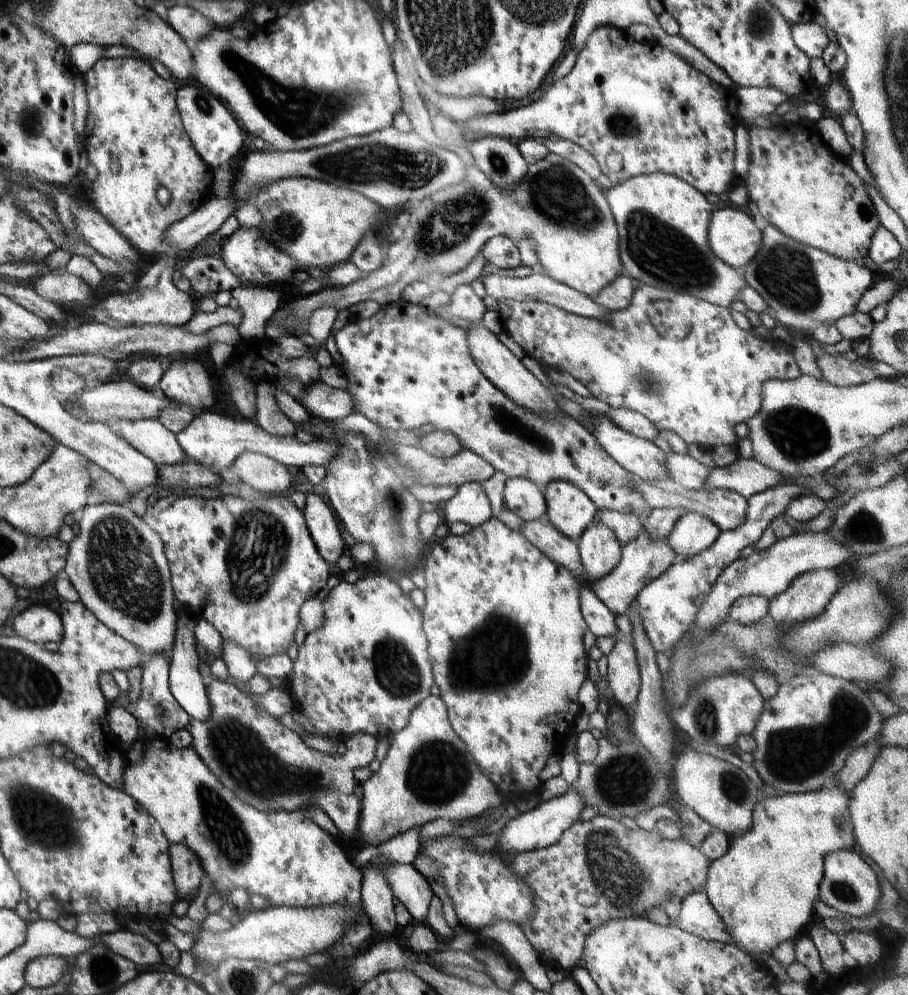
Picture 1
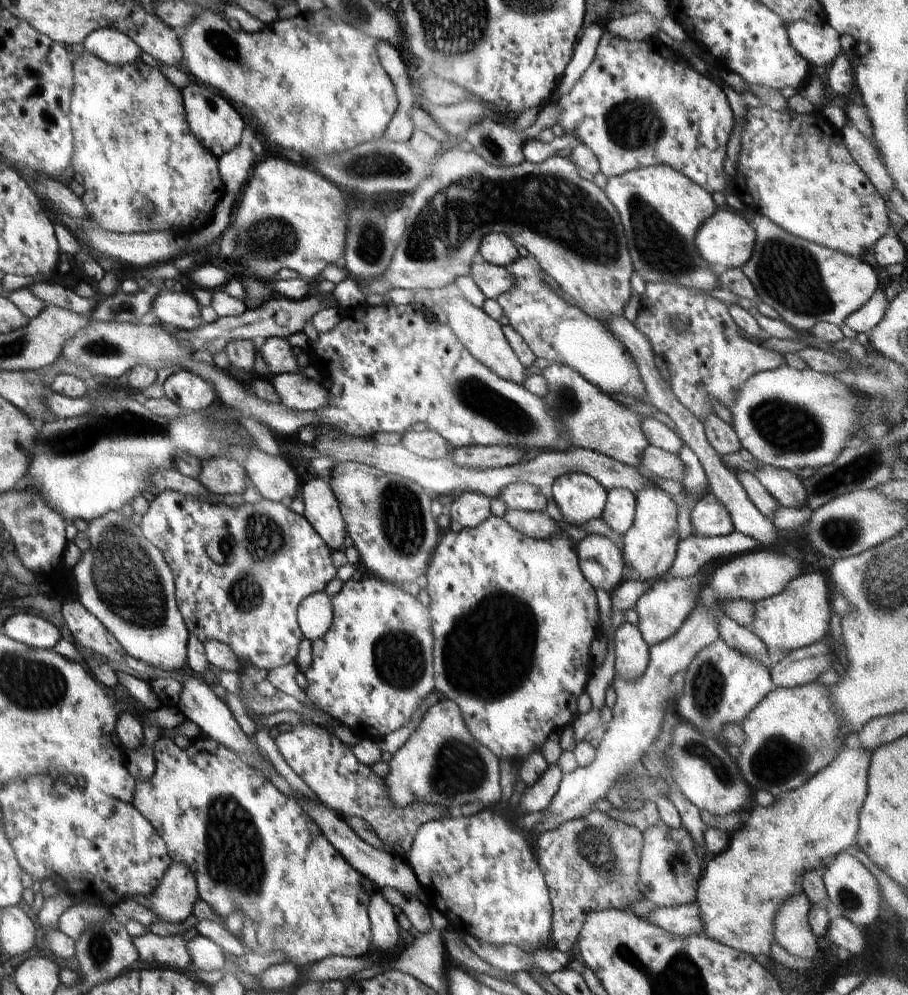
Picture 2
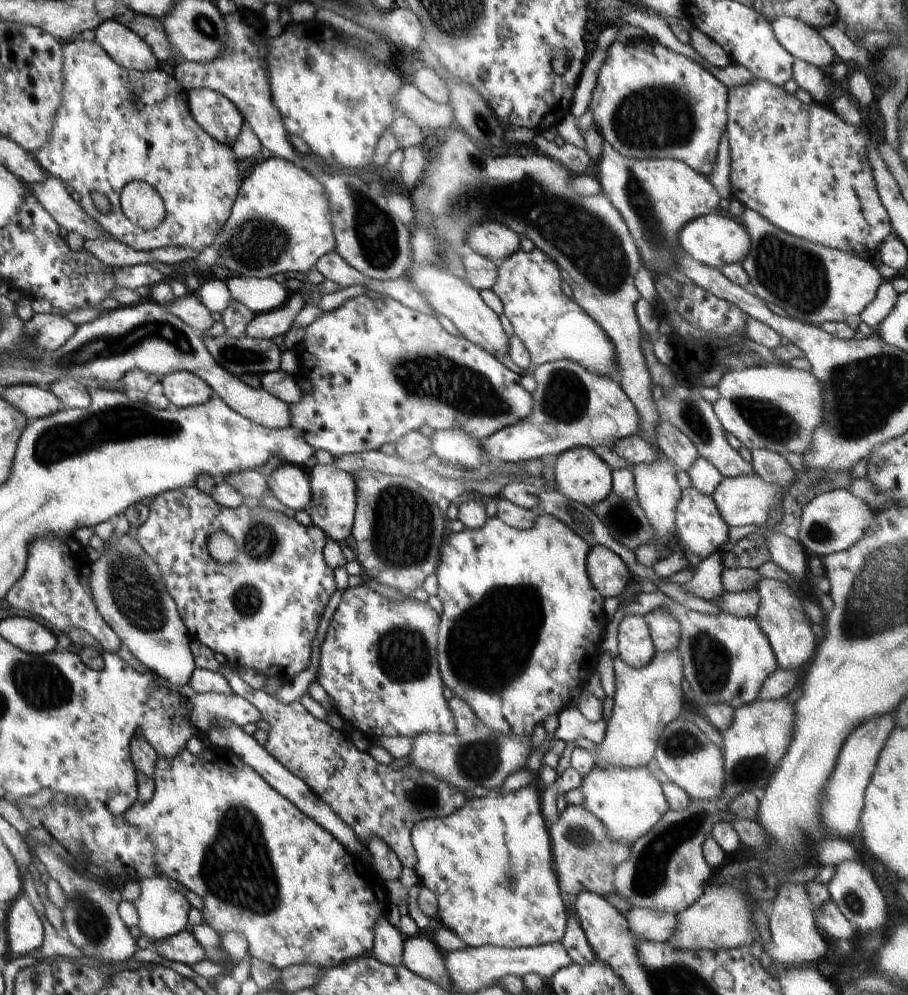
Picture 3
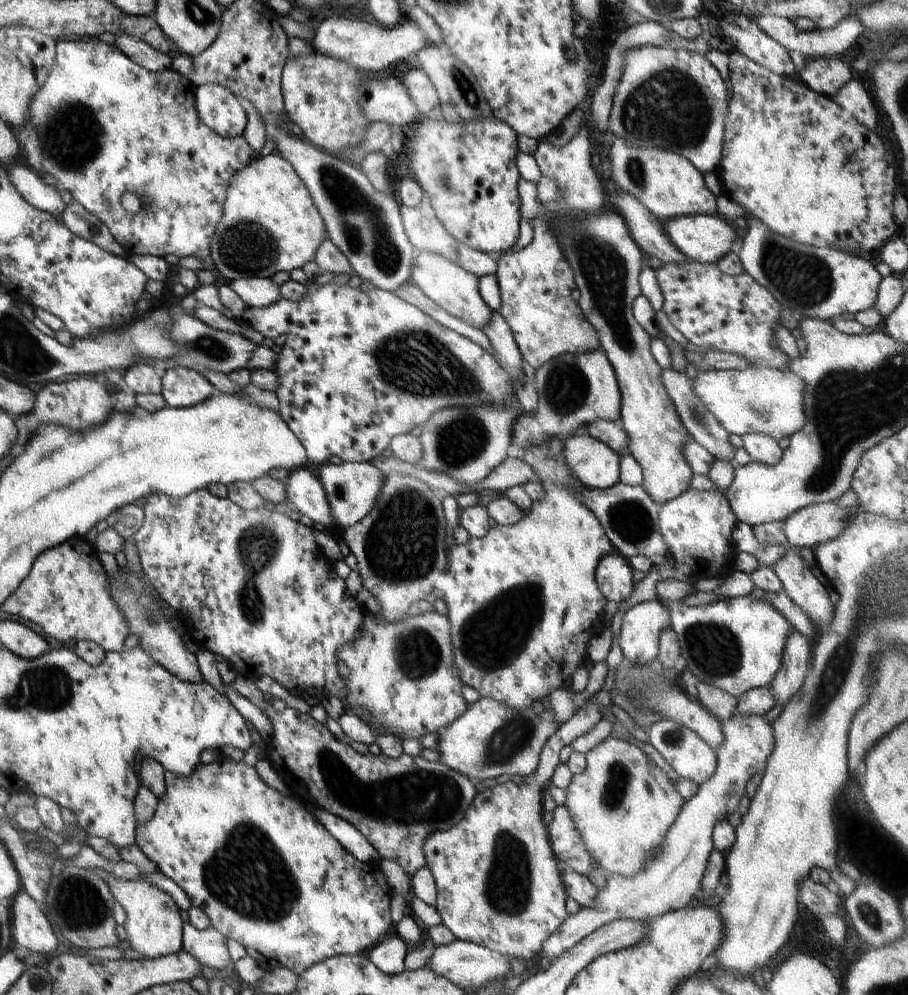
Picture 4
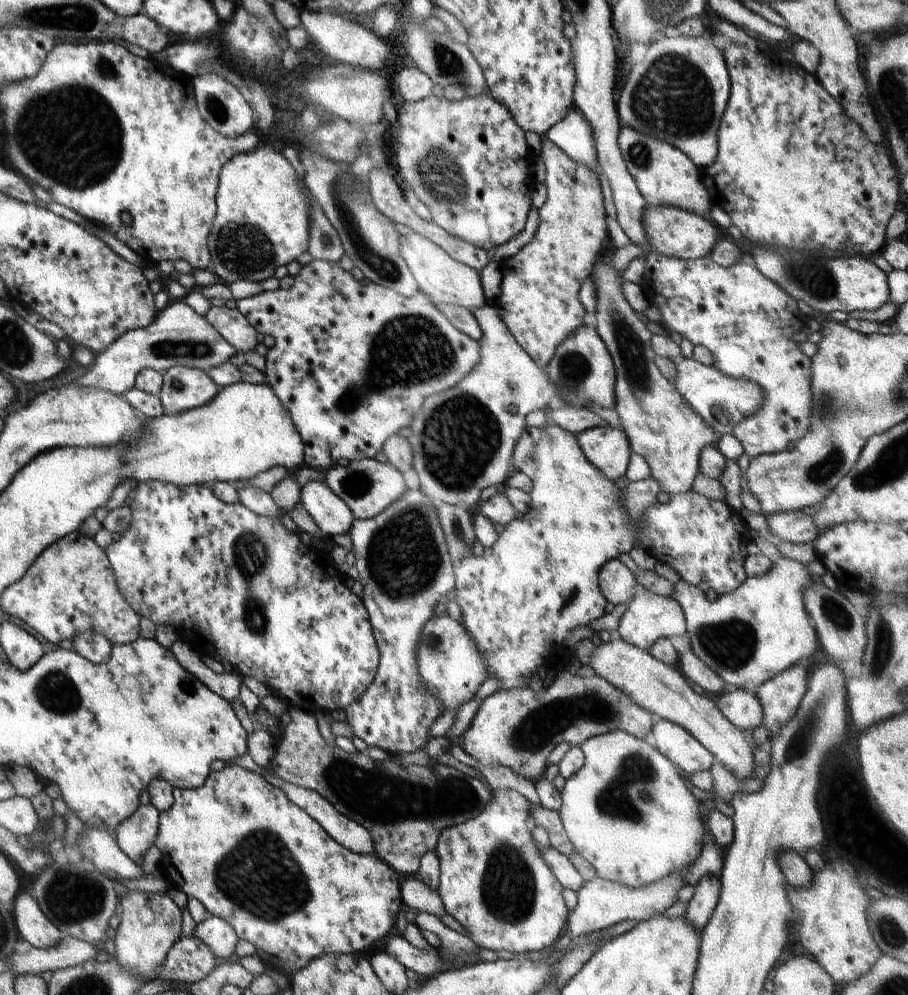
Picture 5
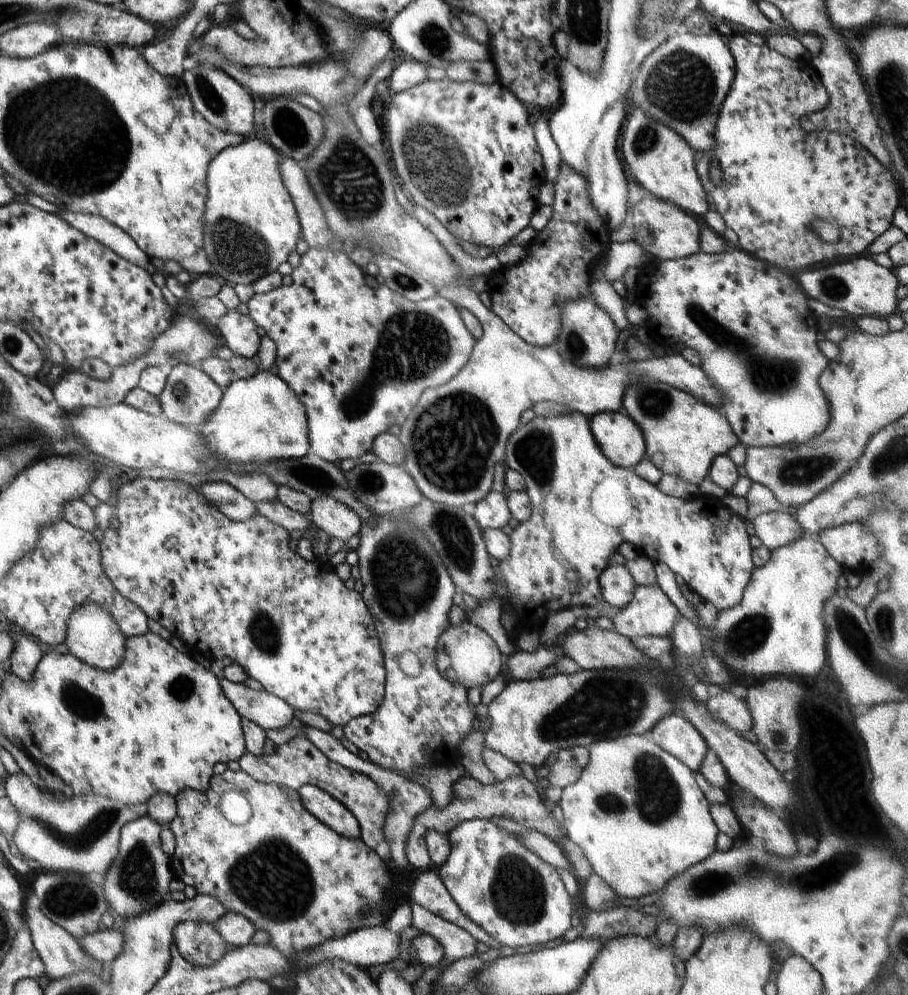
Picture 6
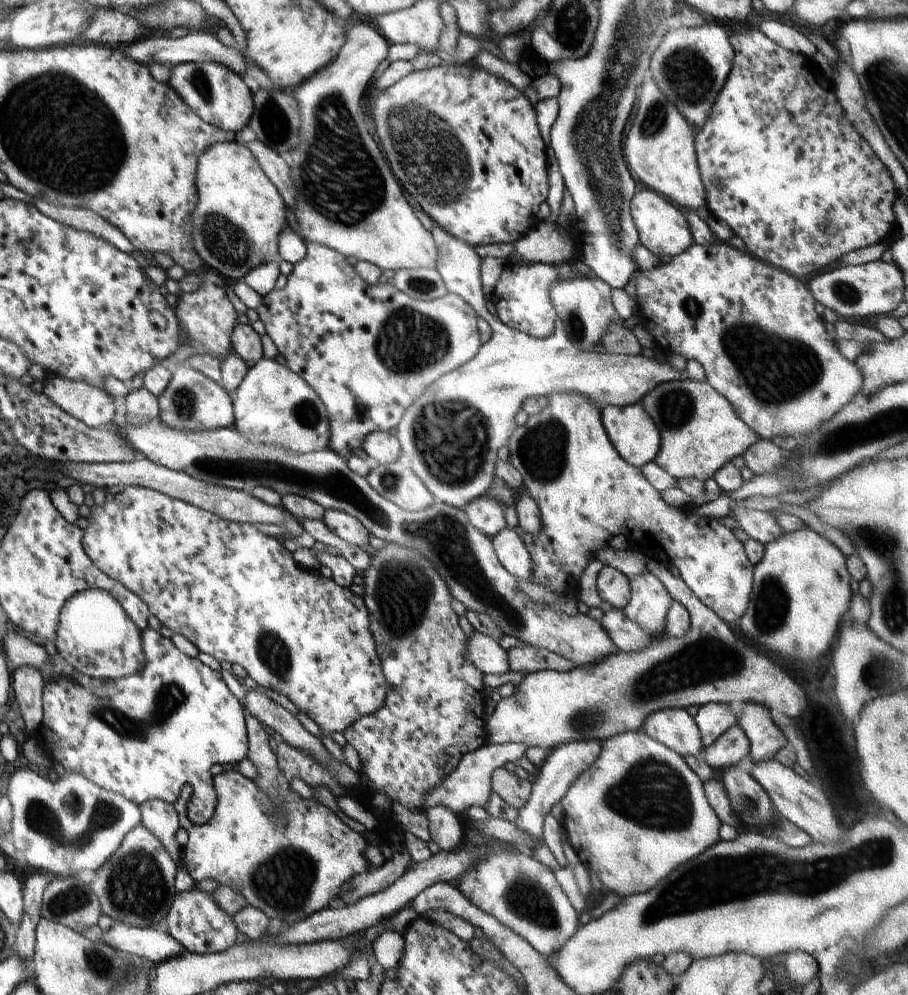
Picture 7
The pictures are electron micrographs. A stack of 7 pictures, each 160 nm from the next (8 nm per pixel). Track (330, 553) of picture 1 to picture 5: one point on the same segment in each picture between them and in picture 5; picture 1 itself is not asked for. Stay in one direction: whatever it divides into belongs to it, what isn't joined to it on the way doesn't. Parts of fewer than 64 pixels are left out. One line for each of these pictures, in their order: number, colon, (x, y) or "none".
2: (322, 510)
3: (332, 491)
4: (352, 489)
5: (367, 486)

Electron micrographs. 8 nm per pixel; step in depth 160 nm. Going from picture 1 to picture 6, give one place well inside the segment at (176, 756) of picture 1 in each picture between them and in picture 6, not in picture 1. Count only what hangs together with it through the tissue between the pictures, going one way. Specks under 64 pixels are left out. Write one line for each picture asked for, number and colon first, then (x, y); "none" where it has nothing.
2: (251, 847)
3: (261, 866)
4: (264, 870)
5: (254, 859)
6: (290, 875)

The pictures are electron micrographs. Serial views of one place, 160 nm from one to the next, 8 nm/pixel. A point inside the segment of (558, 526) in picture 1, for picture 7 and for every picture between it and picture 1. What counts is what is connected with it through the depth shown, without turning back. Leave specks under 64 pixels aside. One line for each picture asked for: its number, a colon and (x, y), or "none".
2: (580, 498)
3: (580, 475)
4: (594, 464)
5: (607, 449)
6: (620, 440)
7: (635, 436)

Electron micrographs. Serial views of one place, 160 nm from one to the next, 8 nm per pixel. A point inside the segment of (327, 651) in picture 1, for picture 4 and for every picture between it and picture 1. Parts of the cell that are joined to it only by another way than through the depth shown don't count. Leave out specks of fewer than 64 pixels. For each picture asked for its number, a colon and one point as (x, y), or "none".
2: (370, 671)
3: (378, 663)
4: (402, 673)

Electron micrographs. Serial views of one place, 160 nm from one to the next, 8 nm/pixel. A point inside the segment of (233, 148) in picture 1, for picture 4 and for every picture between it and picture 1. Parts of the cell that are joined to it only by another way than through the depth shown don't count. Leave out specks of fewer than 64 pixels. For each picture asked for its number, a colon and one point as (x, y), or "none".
2: (217, 124)
3: (222, 121)
4: (219, 109)

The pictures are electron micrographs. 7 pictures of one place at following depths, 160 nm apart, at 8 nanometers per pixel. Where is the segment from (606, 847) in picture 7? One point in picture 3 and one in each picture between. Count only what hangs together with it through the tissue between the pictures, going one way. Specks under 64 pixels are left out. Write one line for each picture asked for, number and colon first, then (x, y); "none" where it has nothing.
3: (628, 801)
4: (622, 805)
5: (628, 811)
6: (638, 815)

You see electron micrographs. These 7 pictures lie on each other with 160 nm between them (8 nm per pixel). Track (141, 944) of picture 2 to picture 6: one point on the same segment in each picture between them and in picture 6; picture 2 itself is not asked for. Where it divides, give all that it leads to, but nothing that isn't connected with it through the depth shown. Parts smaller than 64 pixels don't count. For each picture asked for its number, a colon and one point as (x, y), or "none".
3: (182, 947)
4: (209, 947)
5: (216, 934)
6: (235, 929)

